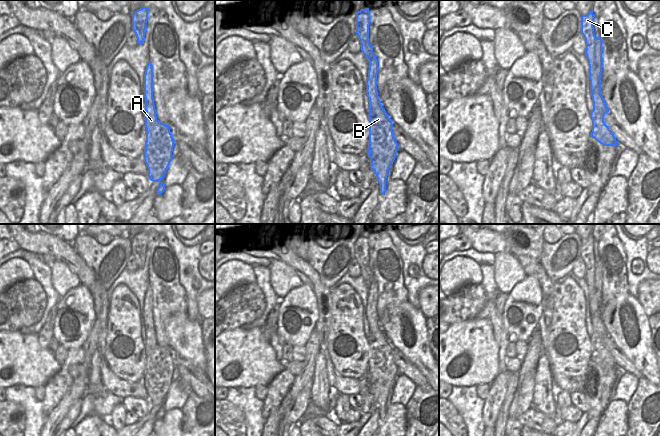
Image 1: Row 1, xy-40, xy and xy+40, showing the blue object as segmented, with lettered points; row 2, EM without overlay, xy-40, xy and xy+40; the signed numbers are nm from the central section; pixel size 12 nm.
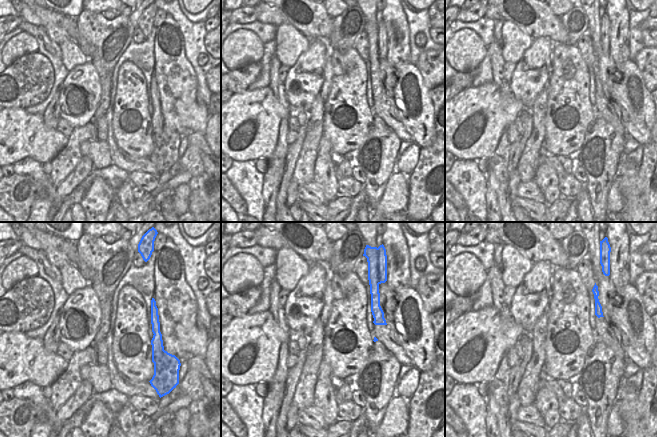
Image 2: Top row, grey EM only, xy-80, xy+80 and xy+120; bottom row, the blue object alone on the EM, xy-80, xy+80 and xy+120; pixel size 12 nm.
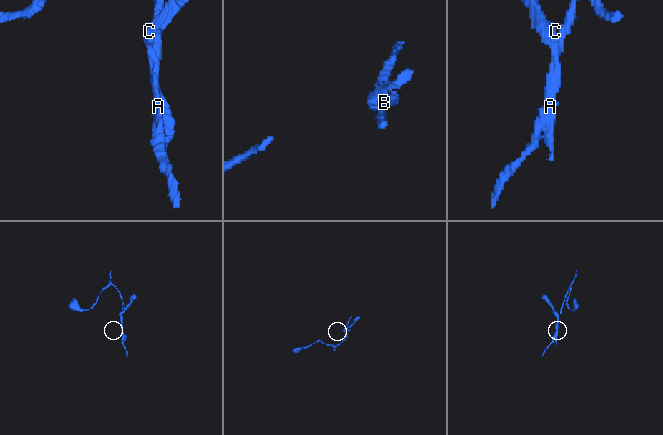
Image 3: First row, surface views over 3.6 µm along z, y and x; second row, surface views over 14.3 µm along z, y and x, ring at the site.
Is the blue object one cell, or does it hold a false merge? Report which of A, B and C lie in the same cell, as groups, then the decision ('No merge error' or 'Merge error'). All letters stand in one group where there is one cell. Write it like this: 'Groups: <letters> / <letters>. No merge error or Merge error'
Groups: A / B C. Merge error.

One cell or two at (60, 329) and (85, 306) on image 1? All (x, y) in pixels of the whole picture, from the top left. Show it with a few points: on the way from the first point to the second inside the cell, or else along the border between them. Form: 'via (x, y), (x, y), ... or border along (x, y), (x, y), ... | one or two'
via (59, 318), (66, 305), (74, 306) | one

